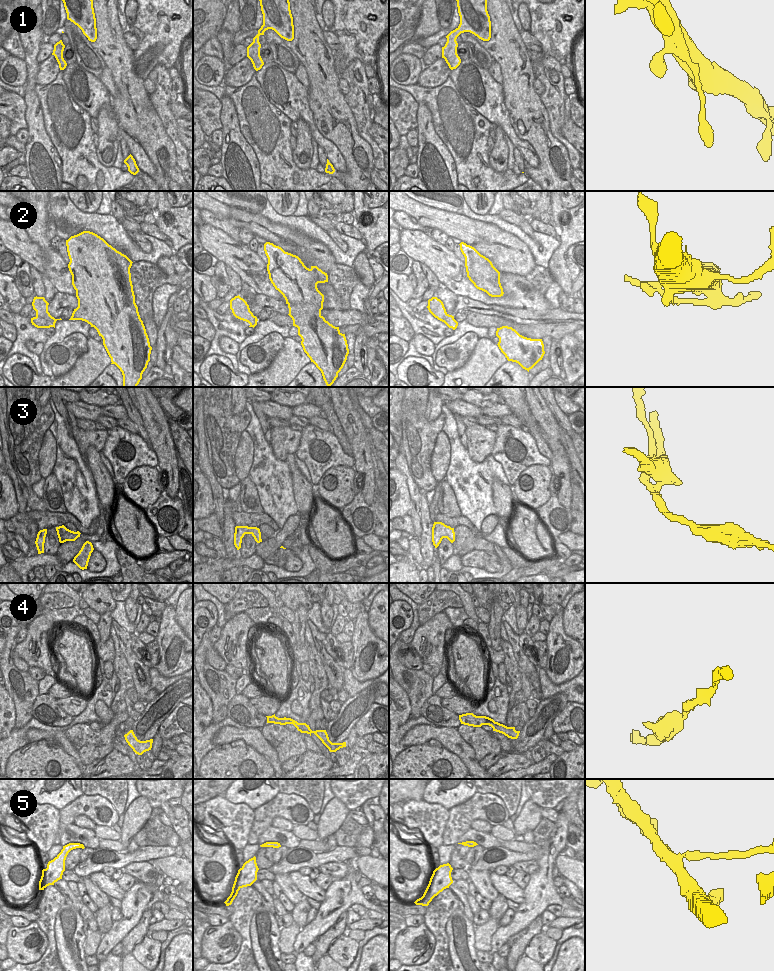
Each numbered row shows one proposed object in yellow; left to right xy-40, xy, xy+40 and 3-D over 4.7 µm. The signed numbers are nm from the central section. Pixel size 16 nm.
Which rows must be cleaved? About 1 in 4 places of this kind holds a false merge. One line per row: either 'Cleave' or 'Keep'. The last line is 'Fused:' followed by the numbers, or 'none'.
1: Keep
2: Keep
3: Cleave
4: Keep
5: Keep
Fused: 3.

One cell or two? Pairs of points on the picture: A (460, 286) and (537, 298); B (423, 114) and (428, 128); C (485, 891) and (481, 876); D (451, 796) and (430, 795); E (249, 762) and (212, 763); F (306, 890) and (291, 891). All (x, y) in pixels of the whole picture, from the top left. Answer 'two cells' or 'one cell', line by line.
A: one cell
B: one cell
C: one cell
D: one cell
E: one cell
F: two cells

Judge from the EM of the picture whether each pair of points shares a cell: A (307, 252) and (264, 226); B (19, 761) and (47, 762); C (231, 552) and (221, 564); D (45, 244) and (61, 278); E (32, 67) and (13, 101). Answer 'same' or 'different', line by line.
A: same
B: same
C: different
D: different
E: different

